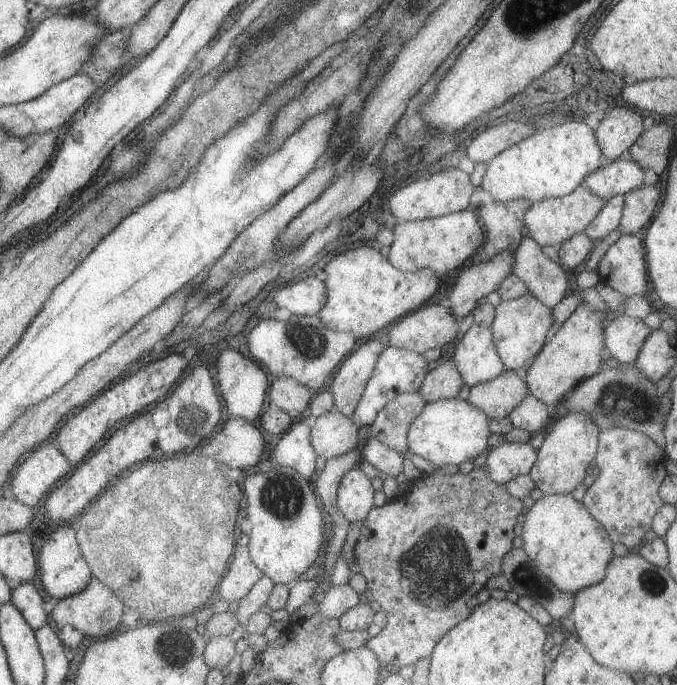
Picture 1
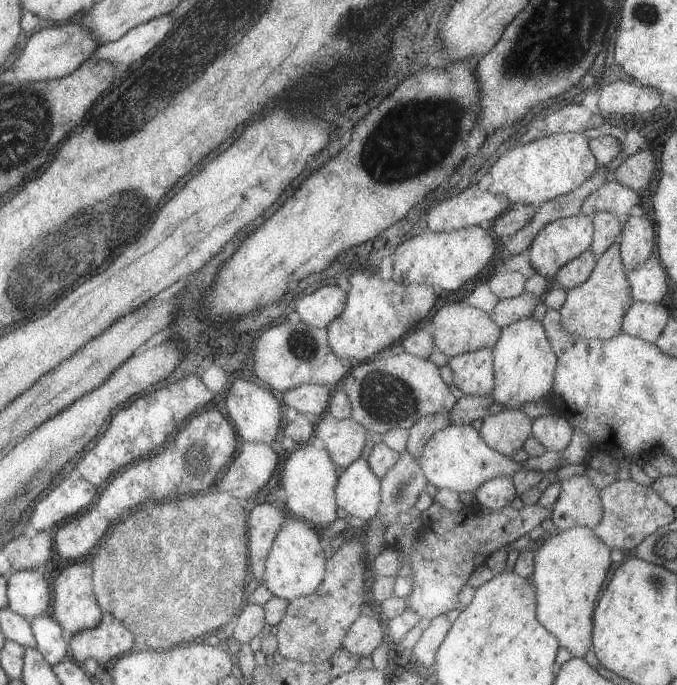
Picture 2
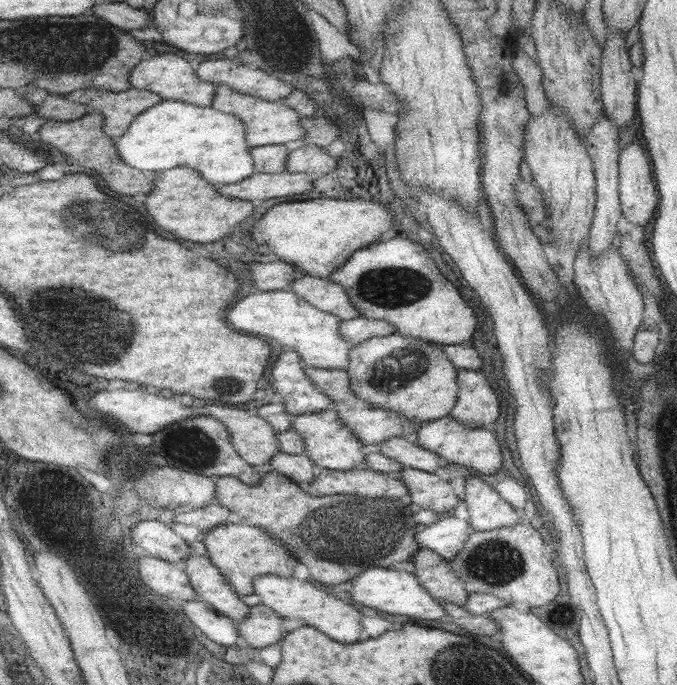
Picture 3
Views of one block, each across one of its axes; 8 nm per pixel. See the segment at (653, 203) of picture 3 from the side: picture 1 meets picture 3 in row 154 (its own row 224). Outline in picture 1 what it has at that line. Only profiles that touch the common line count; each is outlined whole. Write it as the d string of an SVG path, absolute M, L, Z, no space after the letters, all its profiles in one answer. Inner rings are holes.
M644 184L642 188L625 194L624 208L619 224L622 234L640 234L640 230L649 226L658 213L658 204L660 204L659 189Z

